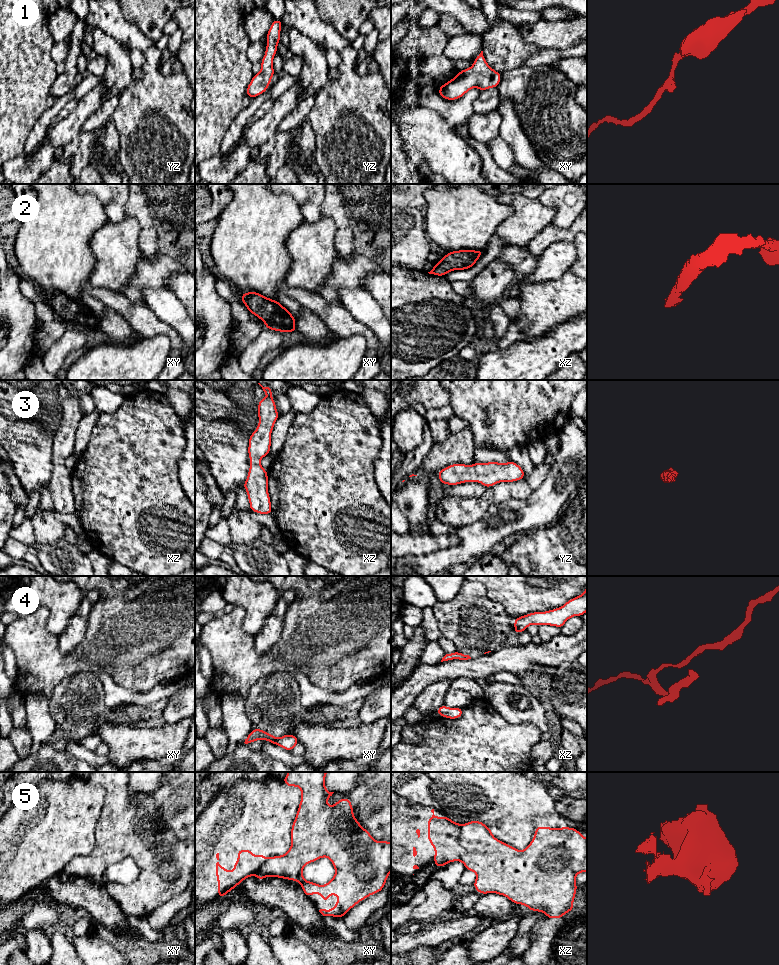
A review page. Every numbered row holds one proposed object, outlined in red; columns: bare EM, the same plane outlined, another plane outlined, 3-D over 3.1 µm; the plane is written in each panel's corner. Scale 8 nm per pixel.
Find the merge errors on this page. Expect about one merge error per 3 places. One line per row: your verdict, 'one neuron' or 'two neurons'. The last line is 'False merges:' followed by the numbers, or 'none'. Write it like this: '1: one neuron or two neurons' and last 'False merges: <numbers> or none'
1: one neuron
2: one neuron
3: one neuron
4: one neuron
5: two neurons
False merges: 5

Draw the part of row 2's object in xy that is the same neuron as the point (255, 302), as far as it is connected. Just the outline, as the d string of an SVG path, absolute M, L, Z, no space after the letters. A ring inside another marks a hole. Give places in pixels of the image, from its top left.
M257 292L242 293L241 302L248 311L265 322L266 329L279 332L296 332L295 317L277 300Z

